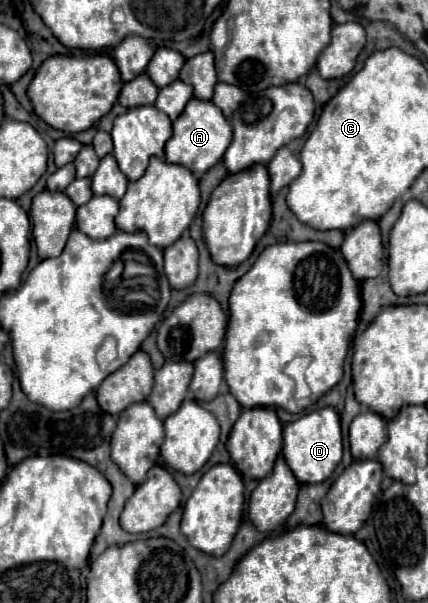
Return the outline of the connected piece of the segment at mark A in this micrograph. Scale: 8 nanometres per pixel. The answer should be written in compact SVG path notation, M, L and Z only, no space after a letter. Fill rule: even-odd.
M190 99L182 115L174 121L174 133L166 143L166 161L174 165L184 165L196 175L206 173L212 169L224 155L224 151L230 145L232 127L224 119L222 111L212 101L198 101Z

